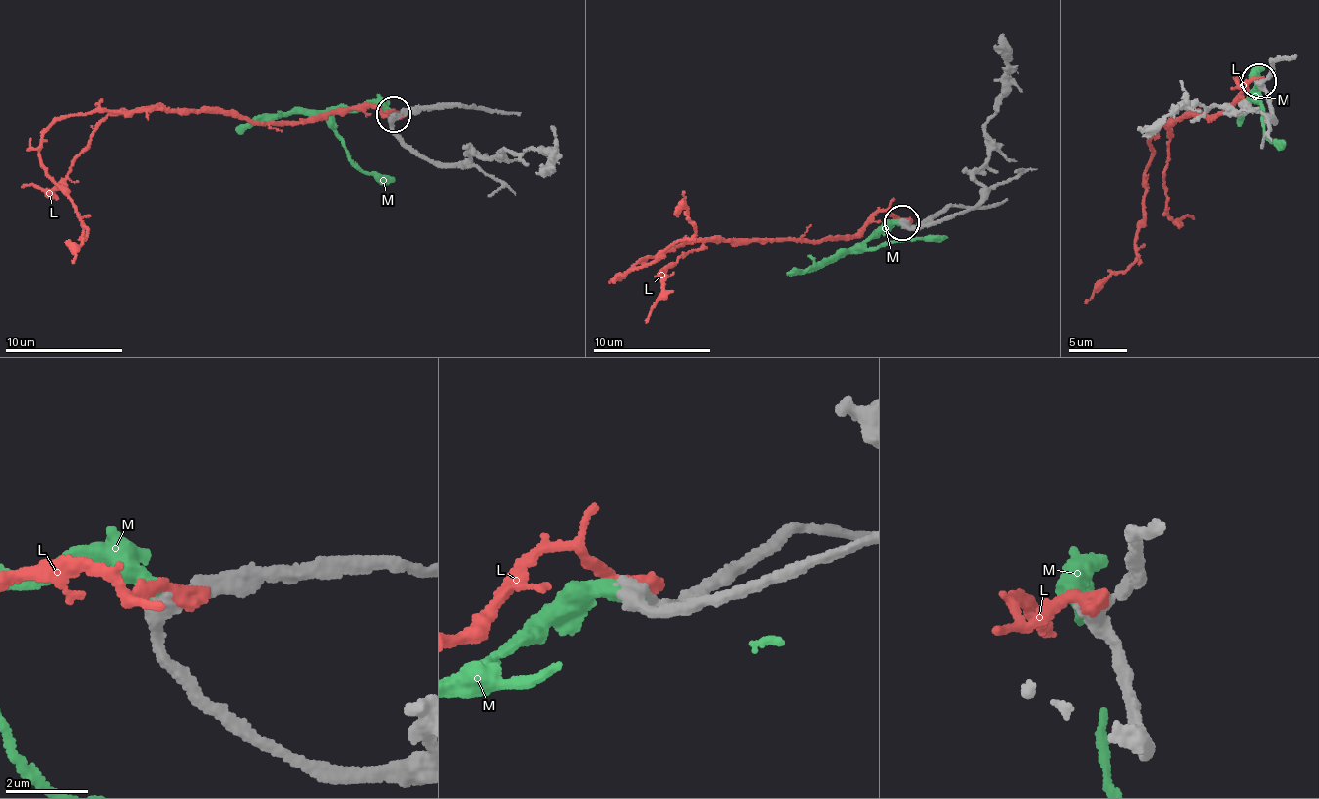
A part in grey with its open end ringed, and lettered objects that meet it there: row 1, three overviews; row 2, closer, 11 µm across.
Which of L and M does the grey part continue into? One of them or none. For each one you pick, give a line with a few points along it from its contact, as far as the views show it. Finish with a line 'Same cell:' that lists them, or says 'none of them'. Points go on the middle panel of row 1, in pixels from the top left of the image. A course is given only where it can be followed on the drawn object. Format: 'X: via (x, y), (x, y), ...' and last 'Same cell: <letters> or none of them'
M: via (902, 223), (875, 231), (860, 243), (787, 274)
Same cell: M

